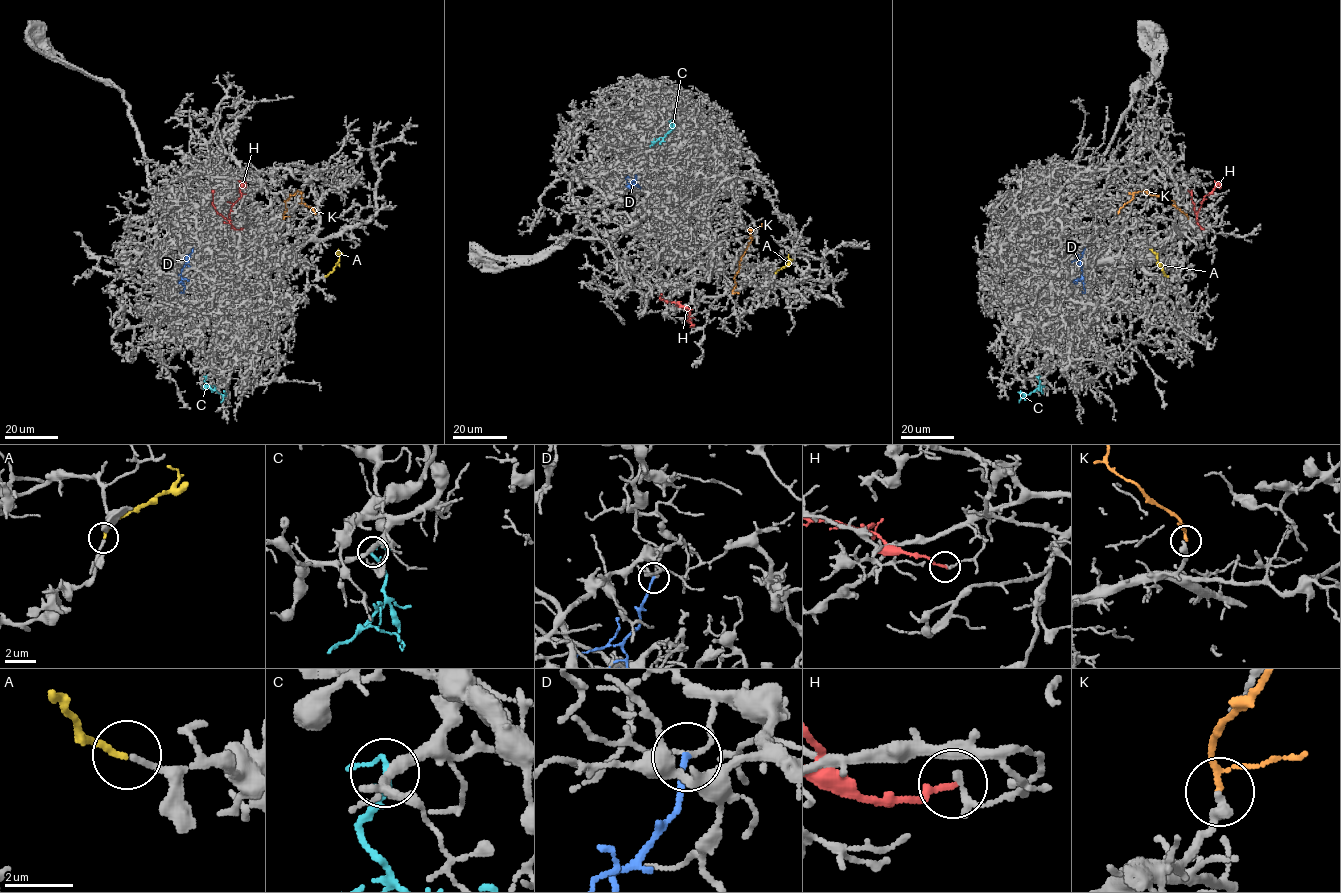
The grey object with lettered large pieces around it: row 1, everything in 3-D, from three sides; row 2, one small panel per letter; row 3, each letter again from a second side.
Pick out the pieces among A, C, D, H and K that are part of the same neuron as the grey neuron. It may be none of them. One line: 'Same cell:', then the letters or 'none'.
Same cell: A

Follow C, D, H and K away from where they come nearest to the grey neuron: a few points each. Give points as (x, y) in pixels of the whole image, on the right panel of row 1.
C: (1037, 376), (1039, 385), (1020, 398), (1019, 403)
D: (1084, 248), (1079, 260), (1083, 292)
H: (1203, 228), (1197, 222), (1196, 214), (1205, 197), (1218, 183), (1221, 187)
K: (1187, 218), (1172, 200), (1143, 191), (1134, 192), (1118, 214)

